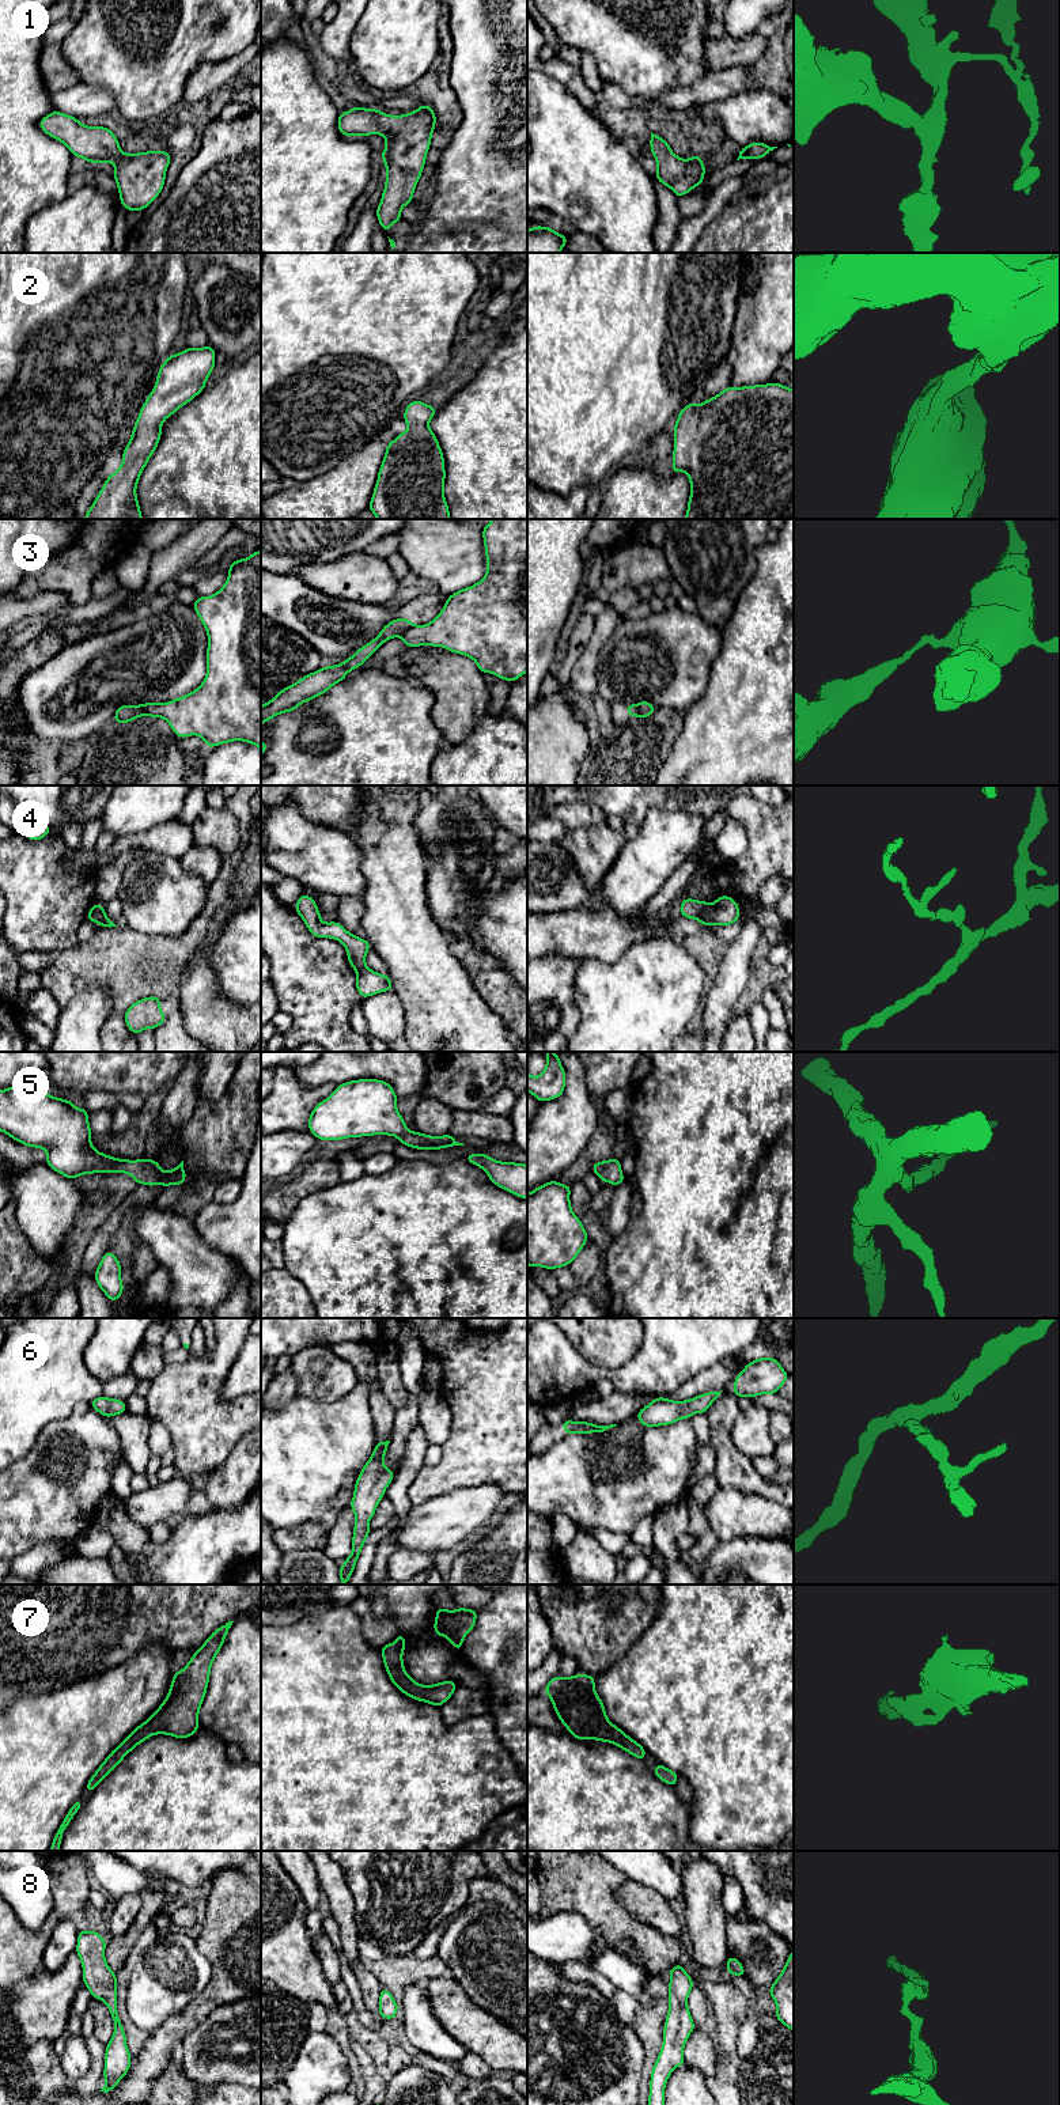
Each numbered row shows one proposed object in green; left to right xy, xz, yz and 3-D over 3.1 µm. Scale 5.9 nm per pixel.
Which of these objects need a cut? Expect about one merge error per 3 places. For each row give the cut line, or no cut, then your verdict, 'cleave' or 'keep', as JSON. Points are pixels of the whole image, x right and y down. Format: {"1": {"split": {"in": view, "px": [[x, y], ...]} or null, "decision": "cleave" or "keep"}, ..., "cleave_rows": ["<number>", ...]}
{"1": {"split": null, "decision": "keep"}, "2": {"split": null, "decision": "keep"}, "3": {"split": {"in": "xz", "px": [[412, 624], [401, 636]]}, "decision": "cleave"}, "4": {"split": {"in": "xy", "px": [[95, 904], [98, 922]]}, "decision": "cleave"}, "5": {"split": null, "decision": "keep"}, "6": {"split": null, "decision": "keep"}, "7": {"split": null, "decision": "keep"}, "8": {"split": null, "decision": "keep"}, "cleave_rows": ["3", "4"]}

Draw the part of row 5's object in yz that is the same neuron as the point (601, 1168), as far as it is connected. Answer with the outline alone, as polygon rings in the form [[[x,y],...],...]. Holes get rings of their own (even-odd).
[[[617,1158],[597,1162],[591,1166],[591,1170],[598,1175],[601,1181],[606,1181],[614,1188],[626,1181],[621,1171],[621,1162]]]

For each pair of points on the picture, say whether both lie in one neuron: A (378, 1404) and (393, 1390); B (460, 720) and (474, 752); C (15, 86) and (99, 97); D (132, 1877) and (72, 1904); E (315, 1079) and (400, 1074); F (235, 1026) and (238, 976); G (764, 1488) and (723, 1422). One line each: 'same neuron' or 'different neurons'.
A: different neurons
B: different neurons
C: different neurons
D: different neurons
E: same neuron
F: different neurons
G: same neuron

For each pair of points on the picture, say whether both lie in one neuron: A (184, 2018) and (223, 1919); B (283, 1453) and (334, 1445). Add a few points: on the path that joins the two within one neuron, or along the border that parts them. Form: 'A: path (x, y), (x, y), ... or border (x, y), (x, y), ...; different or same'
A: path (209, 1996), (219, 1987), (216, 1957), (222, 1945); same
B: path (295, 1453), (303, 1453), (313, 1446), (322, 1445); same

